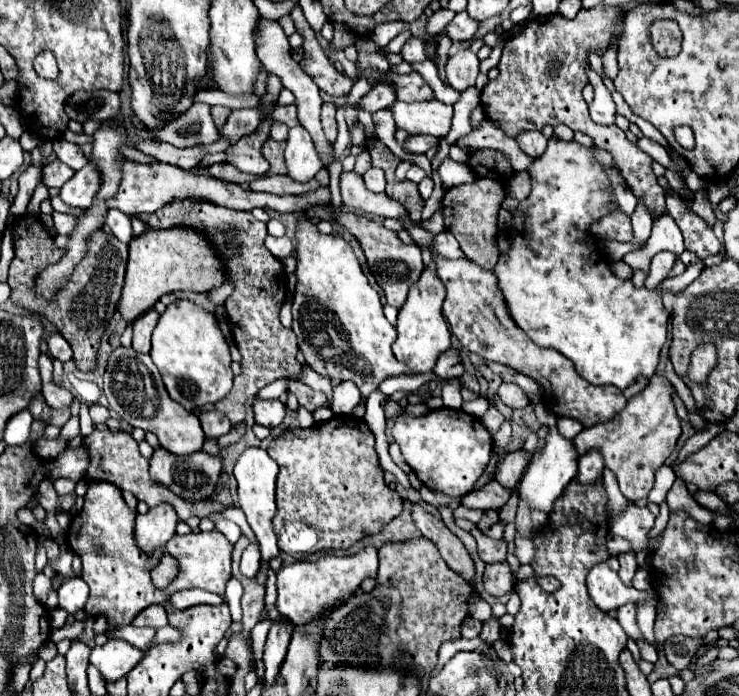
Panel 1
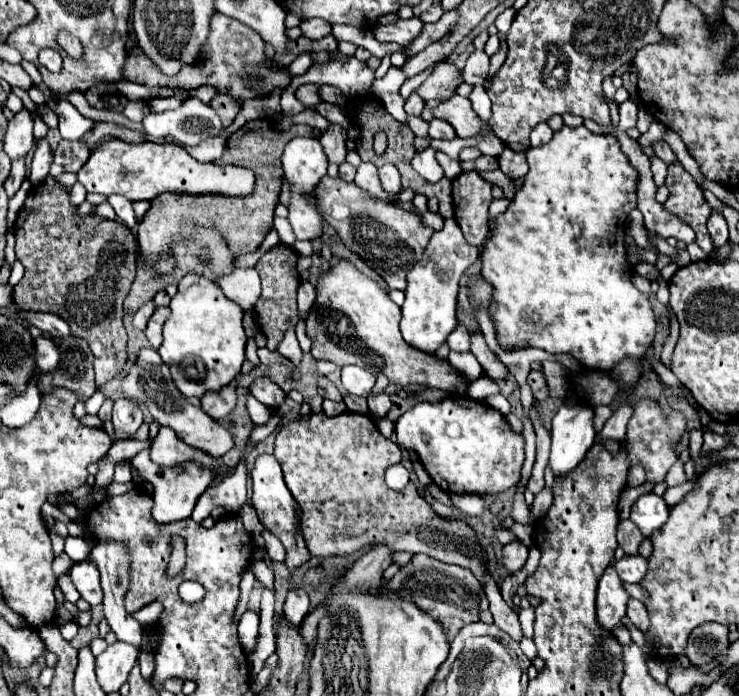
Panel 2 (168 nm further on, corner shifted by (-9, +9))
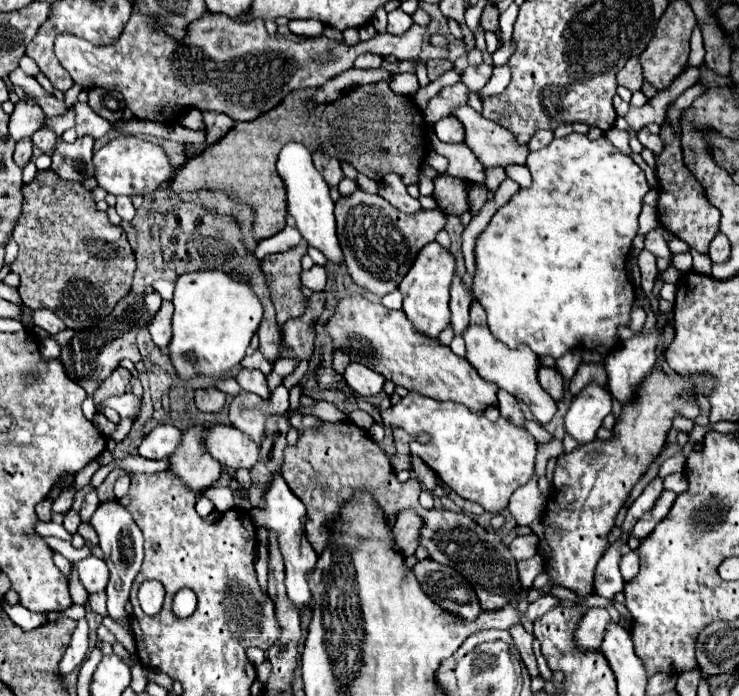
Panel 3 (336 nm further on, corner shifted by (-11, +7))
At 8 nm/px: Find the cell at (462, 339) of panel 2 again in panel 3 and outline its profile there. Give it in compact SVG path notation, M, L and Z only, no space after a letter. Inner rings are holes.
M458 272L450 286L450 312L452 312L452 328L456 334L462 334L468 326L468 310L472 304L472 292L464 286Z

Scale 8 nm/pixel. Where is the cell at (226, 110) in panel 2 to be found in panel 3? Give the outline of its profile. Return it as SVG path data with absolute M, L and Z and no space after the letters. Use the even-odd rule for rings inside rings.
M204 112L204 122L206 122L206 142L208 142L208 146L216 144L234 126L232 118L218 114L218 112Z

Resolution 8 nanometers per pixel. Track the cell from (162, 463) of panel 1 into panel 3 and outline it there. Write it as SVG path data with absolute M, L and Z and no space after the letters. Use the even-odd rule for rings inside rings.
M156 426L142 438L138 454L150 460L162 460L164 456L172 456L180 444L180 436L182 432L174 426Z

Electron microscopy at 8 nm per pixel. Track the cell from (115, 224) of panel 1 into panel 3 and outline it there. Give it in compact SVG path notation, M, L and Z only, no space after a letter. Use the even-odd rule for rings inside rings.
M120 196L118 198L118 202L116 202L116 212L120 214L120 218L122 220L126 220L126 222L130 222L132 218L134 218L134 206L132 206L132 200L128 198L128 196Z

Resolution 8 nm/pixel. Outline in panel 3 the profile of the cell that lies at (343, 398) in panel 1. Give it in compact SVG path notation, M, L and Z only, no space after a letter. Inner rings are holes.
M352 362L346 368L344 380L348 382L348 386L352 390L356 390L362 396L374 396L374 394L382 392L382 386L384 386L384 376L382 374L378 374L372 368L366 368L364 364L356 364L356 362Z

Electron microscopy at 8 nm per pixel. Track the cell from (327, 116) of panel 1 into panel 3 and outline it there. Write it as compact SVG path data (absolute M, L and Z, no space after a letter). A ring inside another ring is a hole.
M316 152L312 158L314 158L314 166L316 166L316 170L320 172L320 176L324 178L324 182L326 182L330 188L338 186L340 180L344 178L342 168L340 168L340 162L334 160L334 158L324 156L322 152Z

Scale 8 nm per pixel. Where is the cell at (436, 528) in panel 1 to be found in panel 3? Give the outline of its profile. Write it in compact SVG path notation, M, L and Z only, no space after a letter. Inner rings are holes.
M512 626L512 628L510 628L510 634L512 634L512 638L514 638L514 644L516 644L516 648L518 648L518 652L520 652L526 668L528 668L530 678L536 678L536 676L538 676L538 666L536 666L536 658L534 658L534 654L532 654L534 636L528 634L522 626Z

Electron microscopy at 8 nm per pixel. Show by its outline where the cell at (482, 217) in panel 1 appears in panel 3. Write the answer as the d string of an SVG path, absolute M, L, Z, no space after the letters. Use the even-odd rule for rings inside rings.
M470 184L468 198L470 198L472 214L478 214L478 210L484 206L484 202L488 200L488 198L486 198L486 194L488 194L488 188L486 188L484 184Z

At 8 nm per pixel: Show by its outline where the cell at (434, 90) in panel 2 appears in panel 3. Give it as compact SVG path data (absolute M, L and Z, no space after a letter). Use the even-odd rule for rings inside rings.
M458 82L454 86L446 86L428 102L428 106L424 110L424 120L432 126L438 120L450 116L454 108L466 106L466 102L468 102L468 88L462 82Z

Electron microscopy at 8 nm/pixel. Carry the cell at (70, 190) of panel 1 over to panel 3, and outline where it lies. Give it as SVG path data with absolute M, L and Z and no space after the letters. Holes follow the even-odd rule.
M120 134L118 138L110 140L104 148L100 148L94 154L94 178L98 180L98 186L102 186L106 192L114 196L134 196L134 194L150 194L154 192L172 172L170 160L164 154L164 150L158 144L152 144L148 140L142 140L138 136L126 136Z

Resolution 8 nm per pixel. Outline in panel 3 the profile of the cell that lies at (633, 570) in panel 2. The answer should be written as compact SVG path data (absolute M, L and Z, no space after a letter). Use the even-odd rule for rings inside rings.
M630 552L630 554L622 556L620 572L622 572L624 582L628 582L628 580L632 580L632 576L636 576L636 572L638 572L638 554L636 552Z

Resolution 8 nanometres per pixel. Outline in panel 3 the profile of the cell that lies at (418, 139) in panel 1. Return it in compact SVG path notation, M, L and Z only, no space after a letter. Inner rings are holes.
M454 116L436 122L434 132L442 142L464 142L464 126Z

